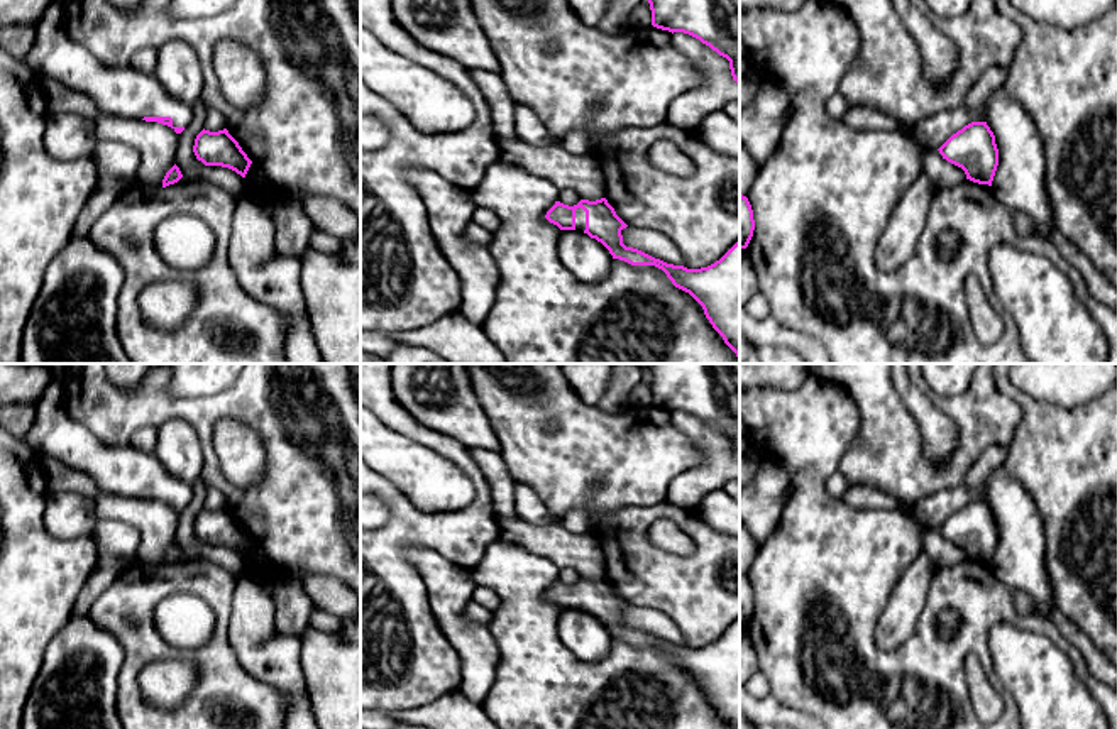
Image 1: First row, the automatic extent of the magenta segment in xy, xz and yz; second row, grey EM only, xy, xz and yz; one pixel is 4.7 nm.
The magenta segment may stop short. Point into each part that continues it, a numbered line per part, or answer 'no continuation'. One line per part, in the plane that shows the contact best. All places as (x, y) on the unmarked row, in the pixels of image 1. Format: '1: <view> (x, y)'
1: xy (119, 471)

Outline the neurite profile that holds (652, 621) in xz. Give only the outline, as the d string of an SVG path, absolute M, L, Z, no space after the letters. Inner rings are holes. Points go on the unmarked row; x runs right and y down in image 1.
M626 606L621 609L621 614L626 626L638 628L667 643L684 643L684 634L679 626L667 614L657 609Z

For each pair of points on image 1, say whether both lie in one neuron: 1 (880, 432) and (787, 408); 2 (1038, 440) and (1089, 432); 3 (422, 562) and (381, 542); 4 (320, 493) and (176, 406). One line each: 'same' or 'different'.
1: different
2: same
3: different
4: same

